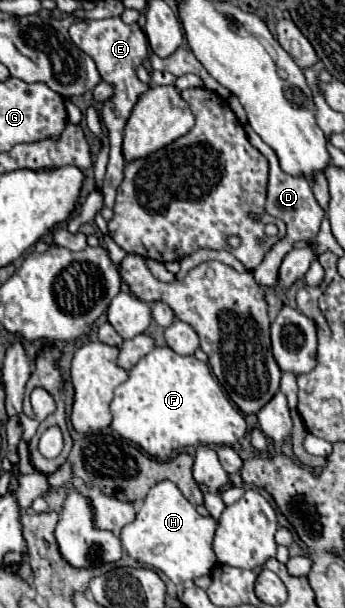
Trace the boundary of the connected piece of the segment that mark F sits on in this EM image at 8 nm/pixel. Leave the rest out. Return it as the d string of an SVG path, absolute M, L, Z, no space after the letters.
M154 347L146 357L142 357L130 371L128 381L118 385L114 391L114 401L110 403L112 429L142 447L148 455L156 459L170 459L176 449L194 445L234 445L246 433L246 421L240 409L228 399L218 379L210 373L208 363L198 361L194 355L182 357L170 347Z

